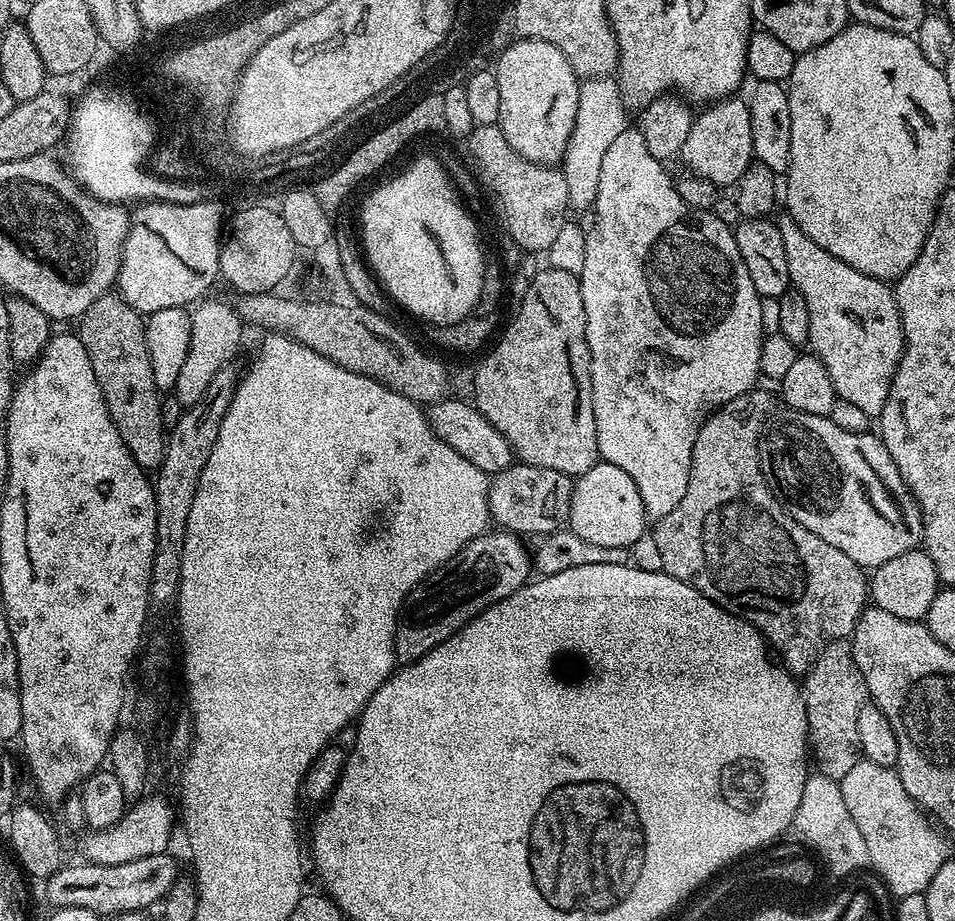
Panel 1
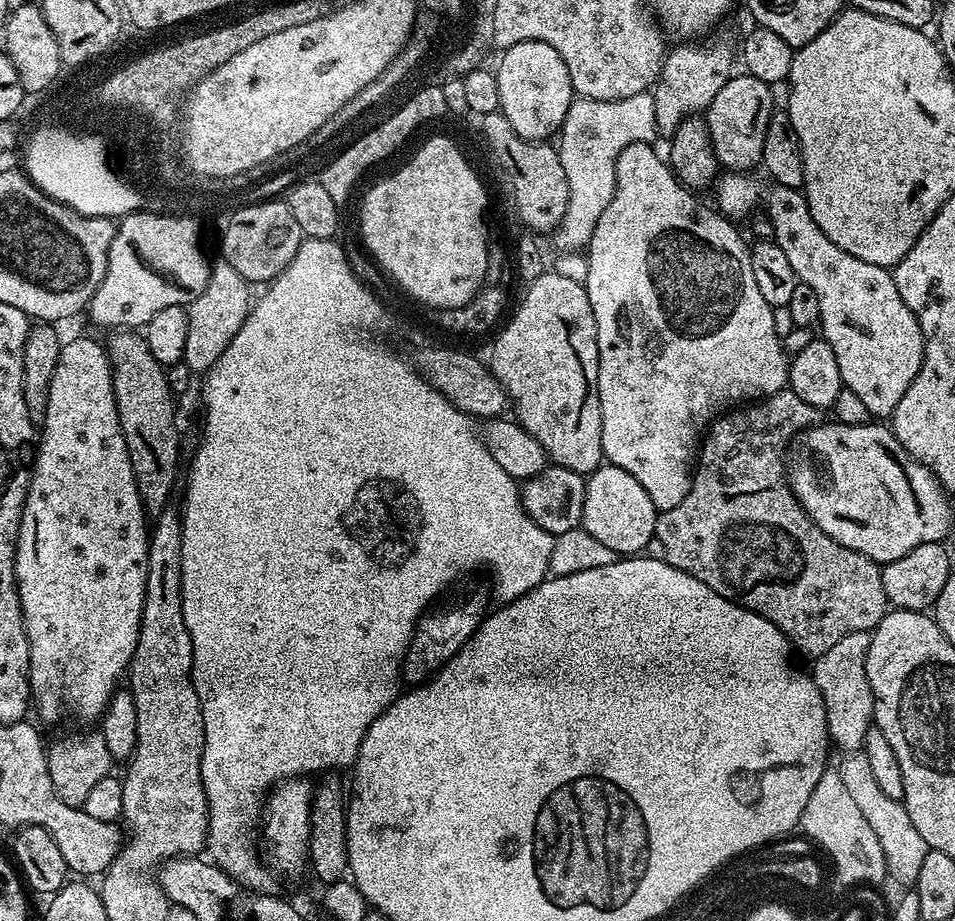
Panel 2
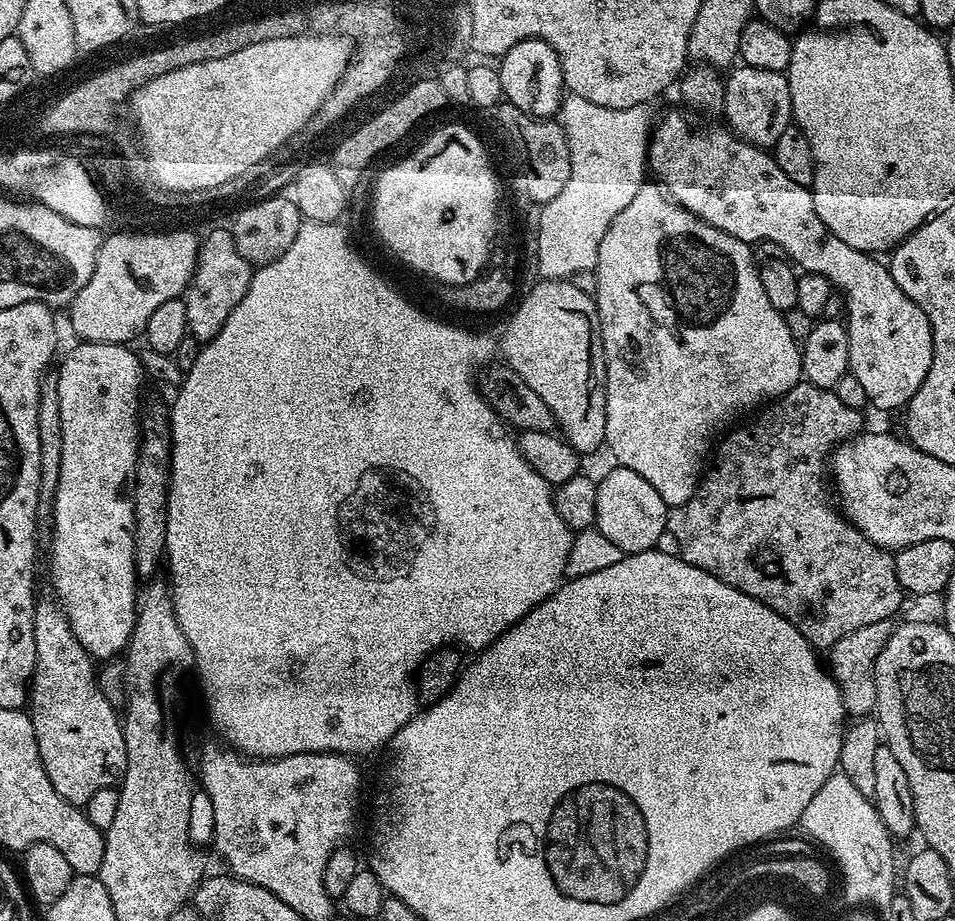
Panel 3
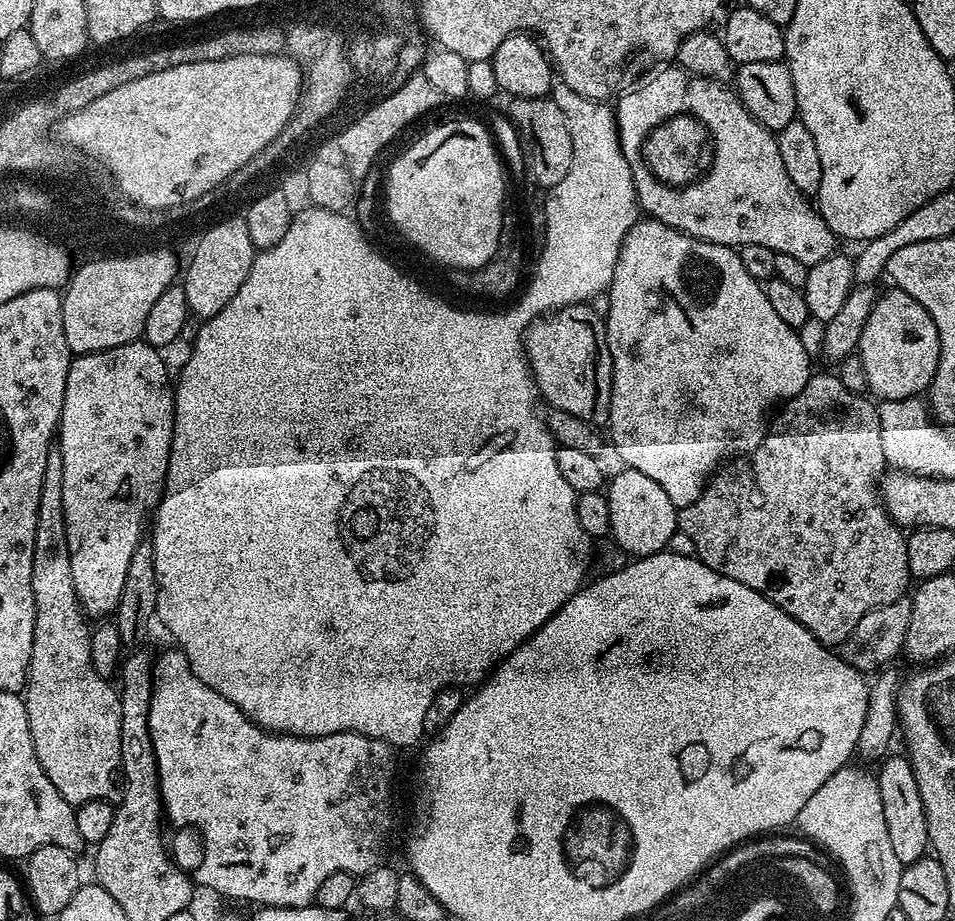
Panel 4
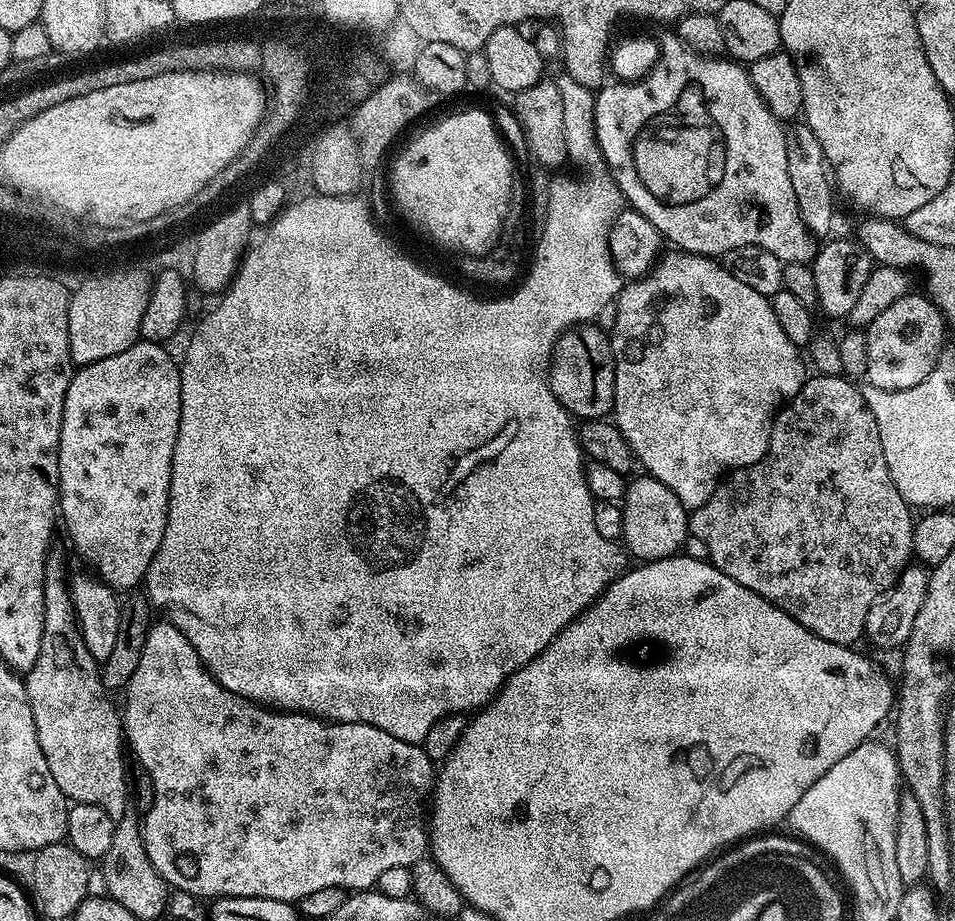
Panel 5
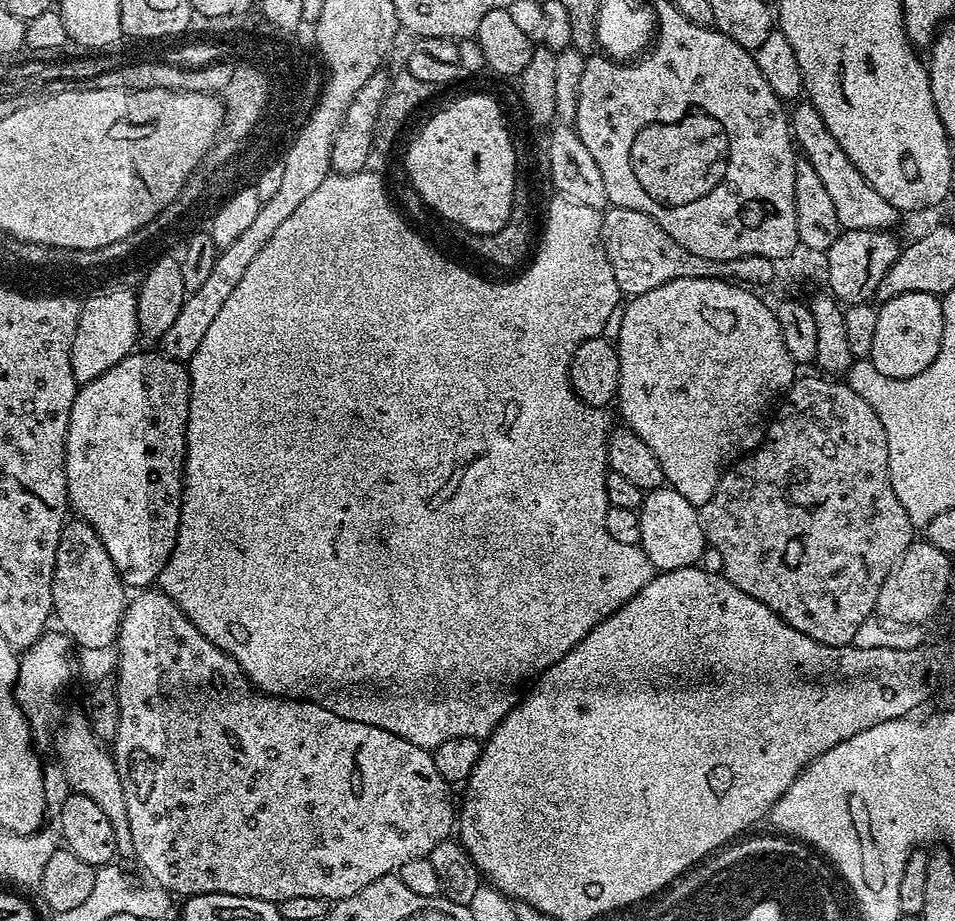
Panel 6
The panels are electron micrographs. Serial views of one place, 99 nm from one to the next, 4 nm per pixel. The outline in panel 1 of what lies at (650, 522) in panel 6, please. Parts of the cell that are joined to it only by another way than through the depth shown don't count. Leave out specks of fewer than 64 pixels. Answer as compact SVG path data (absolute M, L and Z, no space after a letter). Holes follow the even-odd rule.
M598 462L586 474L575 477L570 498L567 527L574 534L597 546L630 549L646 533L646 517L642 494L634 486L634 478L618 466Z

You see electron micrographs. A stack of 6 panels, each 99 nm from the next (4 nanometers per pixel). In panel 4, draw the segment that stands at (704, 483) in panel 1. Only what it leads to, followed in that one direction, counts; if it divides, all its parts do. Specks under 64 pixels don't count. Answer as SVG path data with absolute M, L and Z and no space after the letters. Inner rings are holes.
M814 374L808 379L806 386L802 386L800 393L793 400L787 401L779 412L780 417L777 420L775 417L774 420L774 430L769 431L764 441L747 458L733 458L727 461L709 479L703 494L694 502L690 502L690 506L679 509L678 528L690 536L694 542L696 559L710 566L710 570L718 570L718 574L726 574L726 578L734 578L734 582L742 582L742 586L758 590L758 594L762 594L767 600L774 602L774 606L790 614L790 618L806 626L806 630L810 630L810 634L814 634L814 638L818 638L824 644L843 645L858 626L858 622L862 622L862 618L870 614L870 610L905 599L909 591L910 577L906 558L908 542L900 525L888 517L881 493L878 491L876 472L883 473L886 468L882 454L880 413L877 405L867 395L846 390L846 386L842 386L839 375L836 374Z

